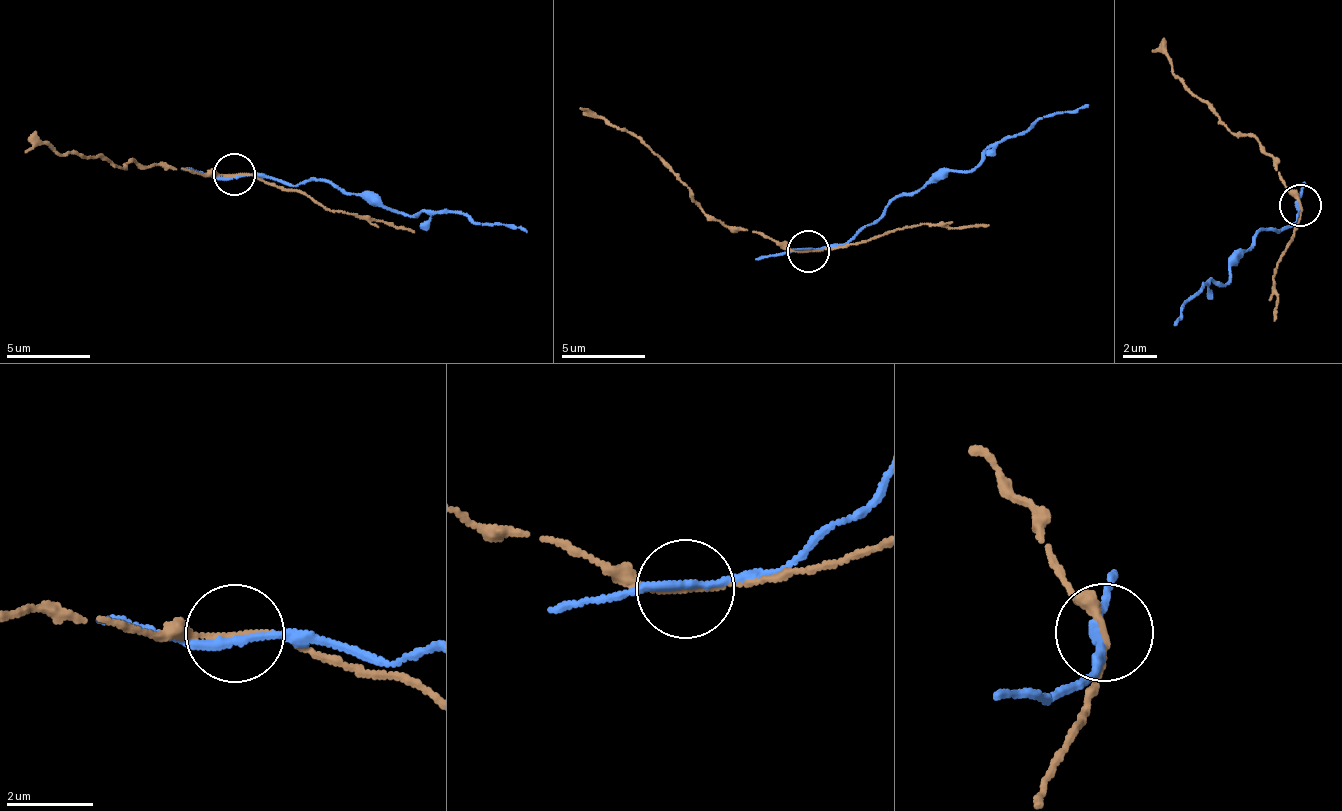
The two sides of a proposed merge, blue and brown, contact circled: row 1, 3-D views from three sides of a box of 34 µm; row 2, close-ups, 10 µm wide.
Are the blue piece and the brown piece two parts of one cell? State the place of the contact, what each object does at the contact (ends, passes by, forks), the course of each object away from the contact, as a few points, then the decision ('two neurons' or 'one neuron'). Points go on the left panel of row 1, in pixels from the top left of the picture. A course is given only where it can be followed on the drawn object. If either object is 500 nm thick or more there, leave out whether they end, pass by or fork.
at (234, 174); blue passes by; brown passes by; blue runs (233, 175), (271, 176), (294, 187), (330, 183), (384, 209), (400, 213), (453, 210), (528, 234); brown runs (233, 175), (143, 168), (131, 161), (124, 168), (78, 152), (62, 154), (42, 143), (26, 151); two neurons

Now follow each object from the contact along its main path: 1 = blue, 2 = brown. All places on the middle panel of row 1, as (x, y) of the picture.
1: (807, 250), (845, 245), (899, 197), (951, 170), (968, 171), (988, 148), (1017, 137), (1034, 121), (1090, 104)
2: (807, 250), (786, 251), (759, 231), (712, 222), (690, 191), (636, 135), (620, 132), (597, 114), (581, 109)

